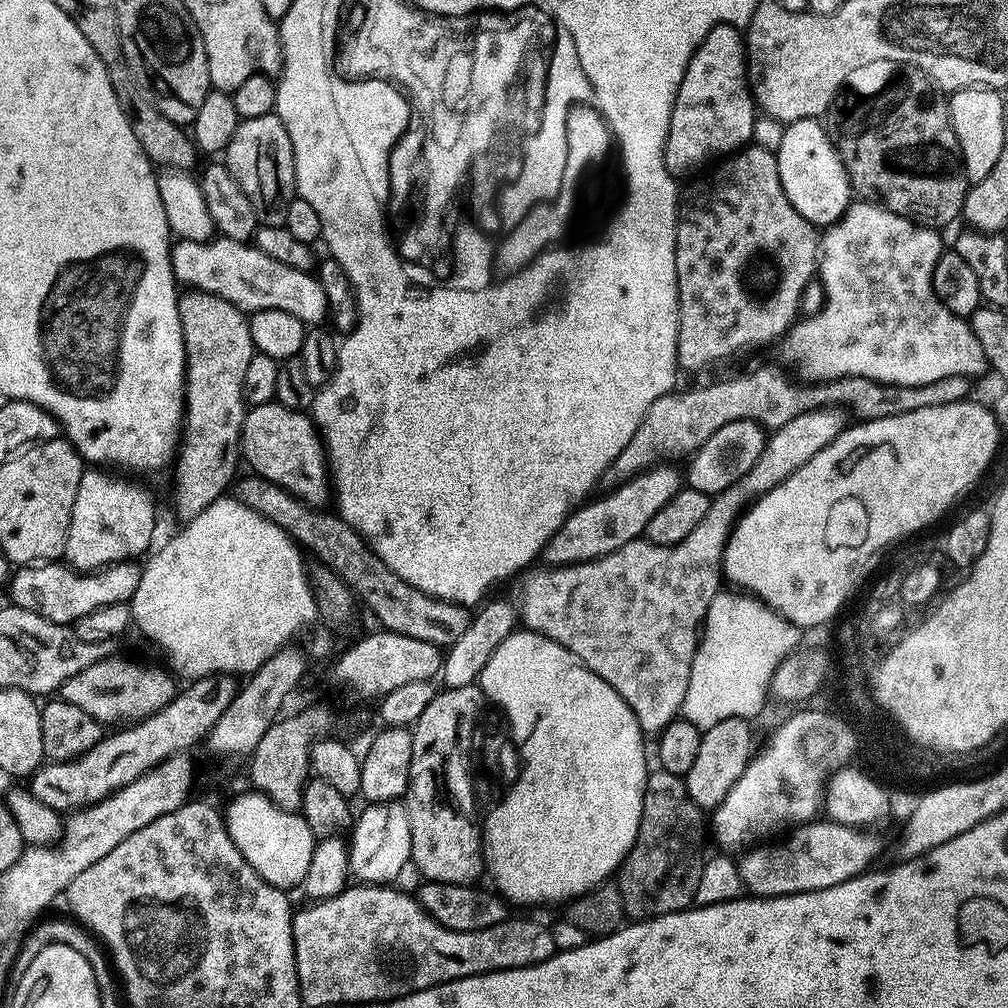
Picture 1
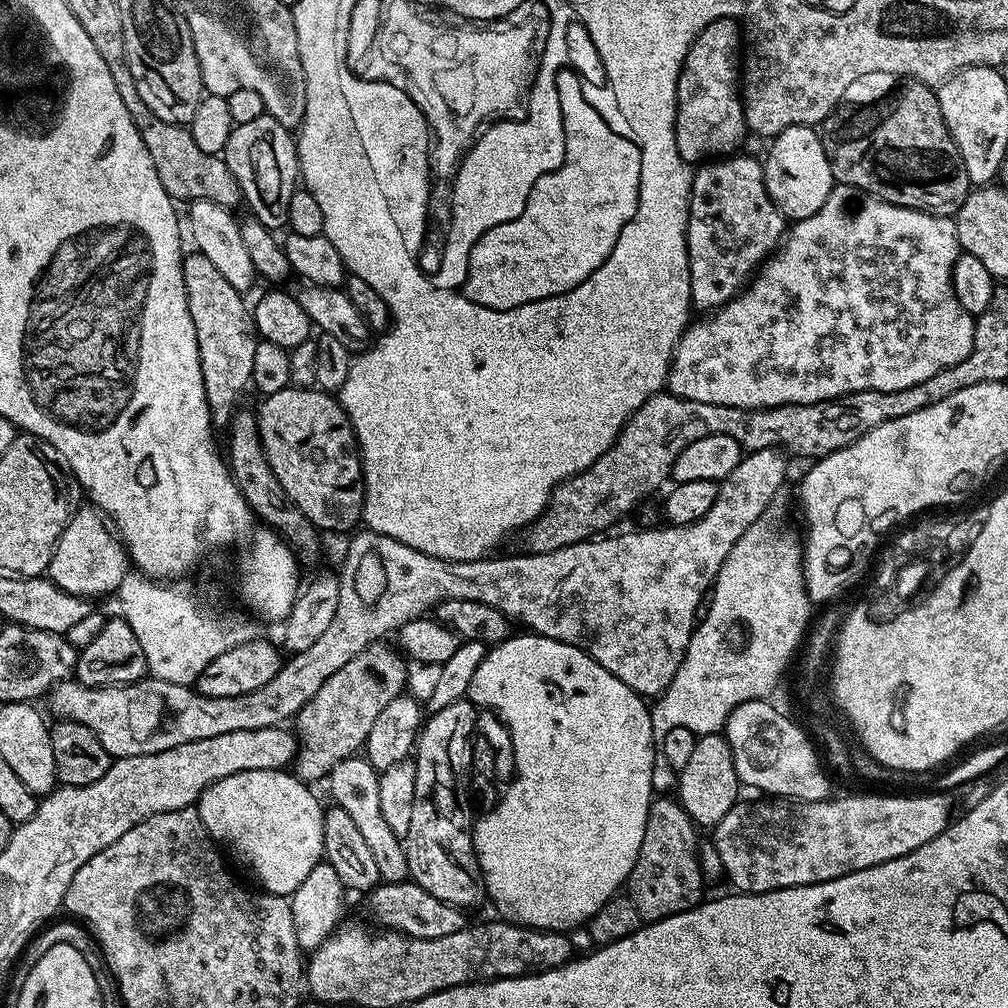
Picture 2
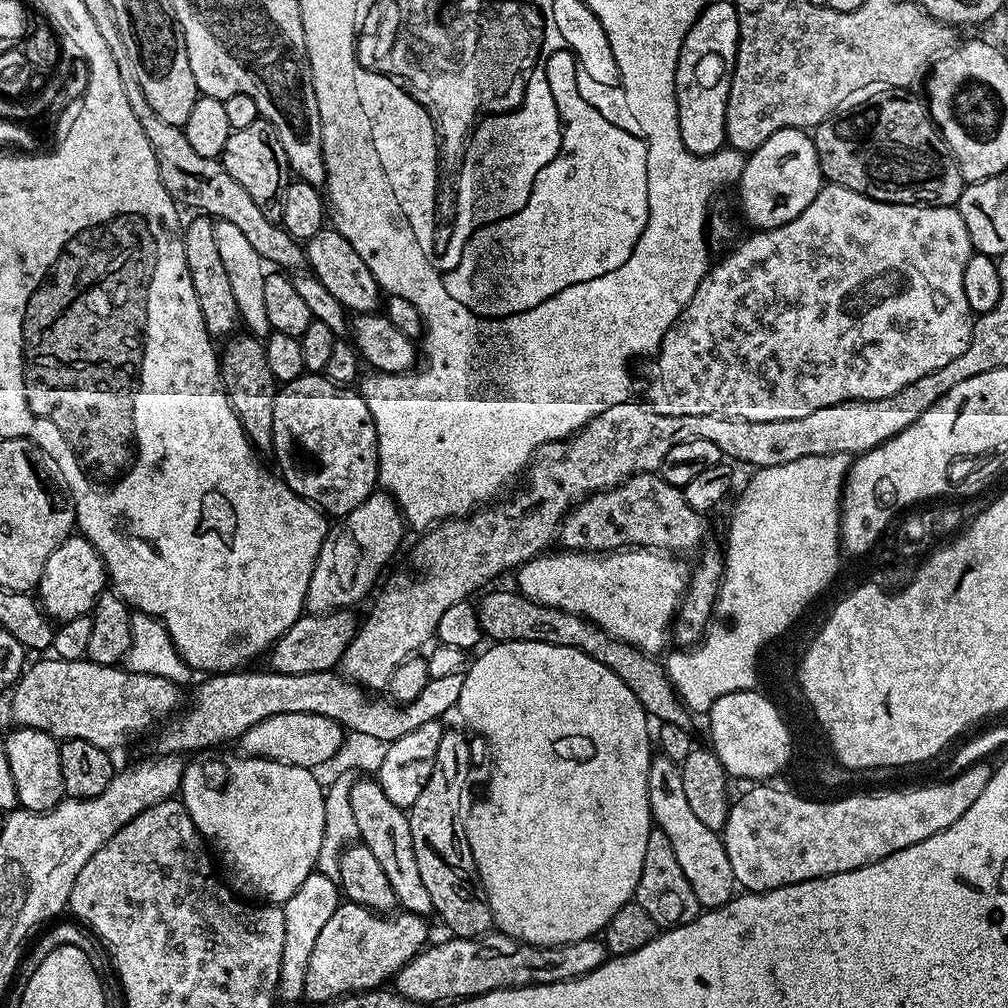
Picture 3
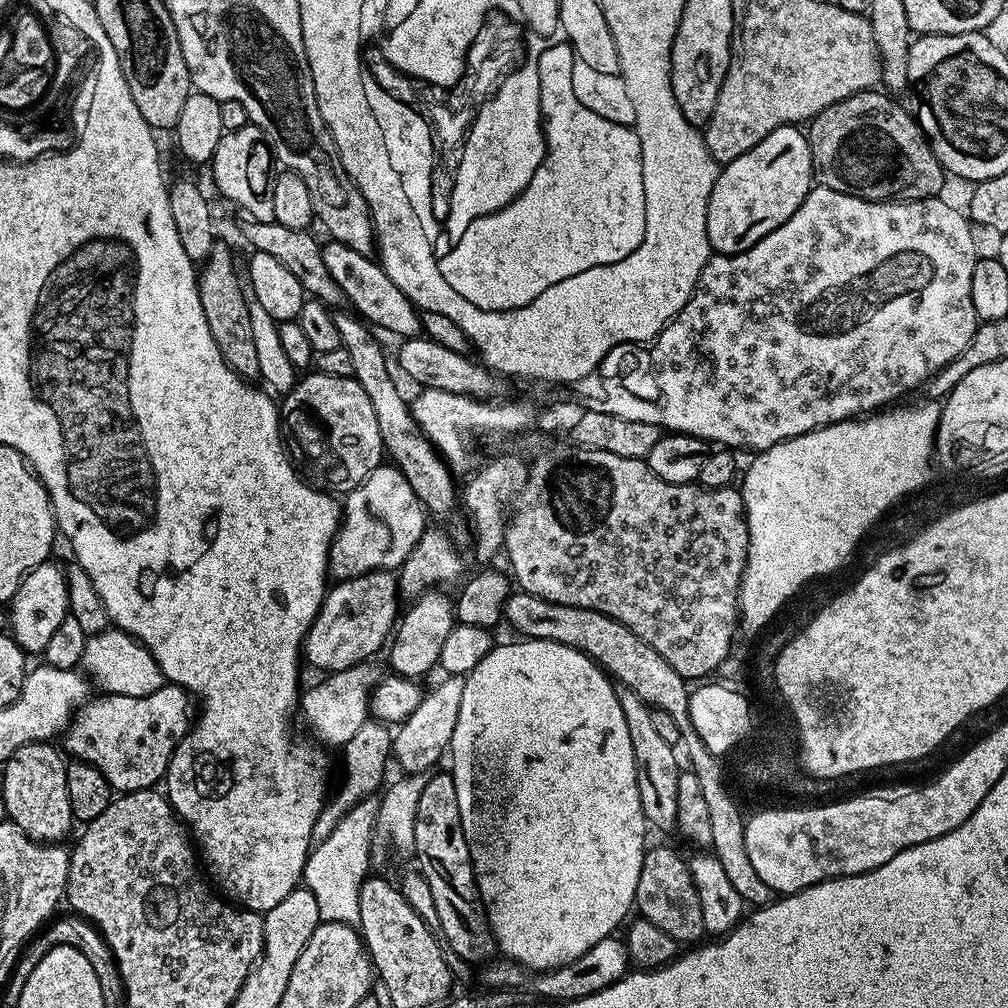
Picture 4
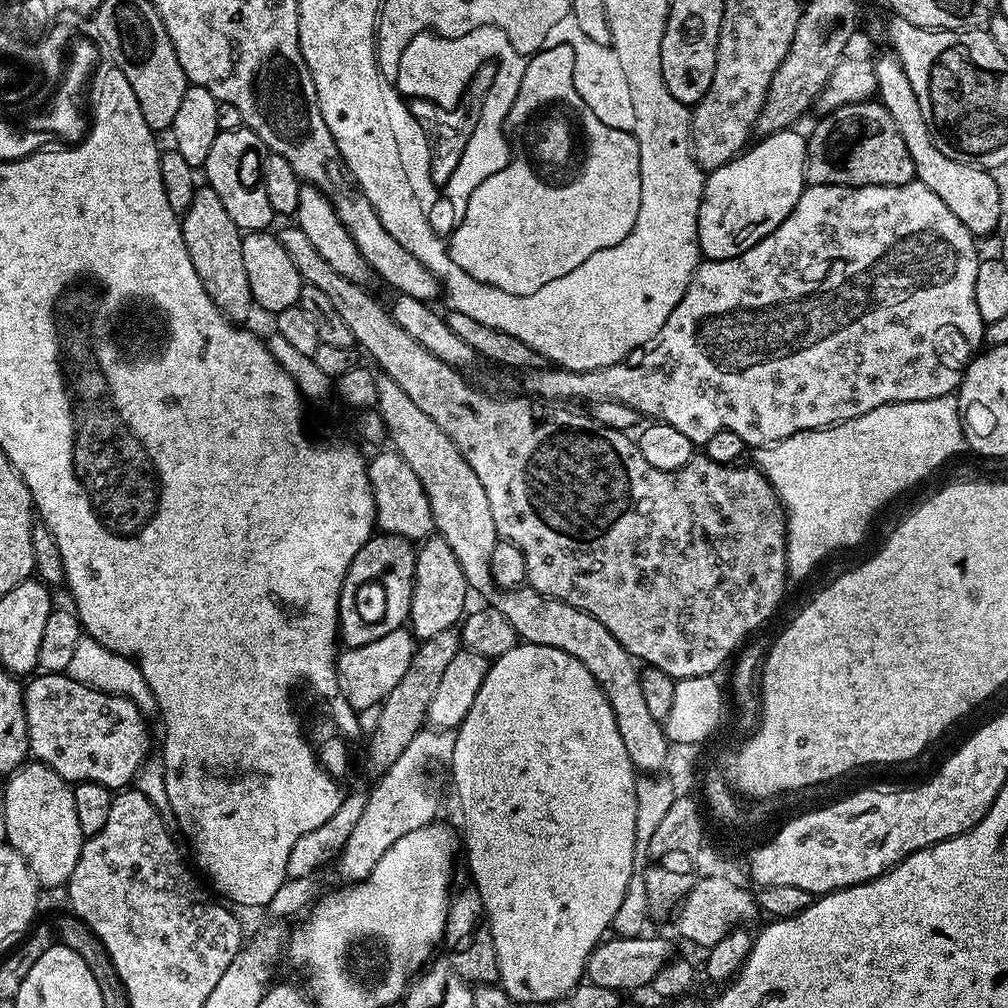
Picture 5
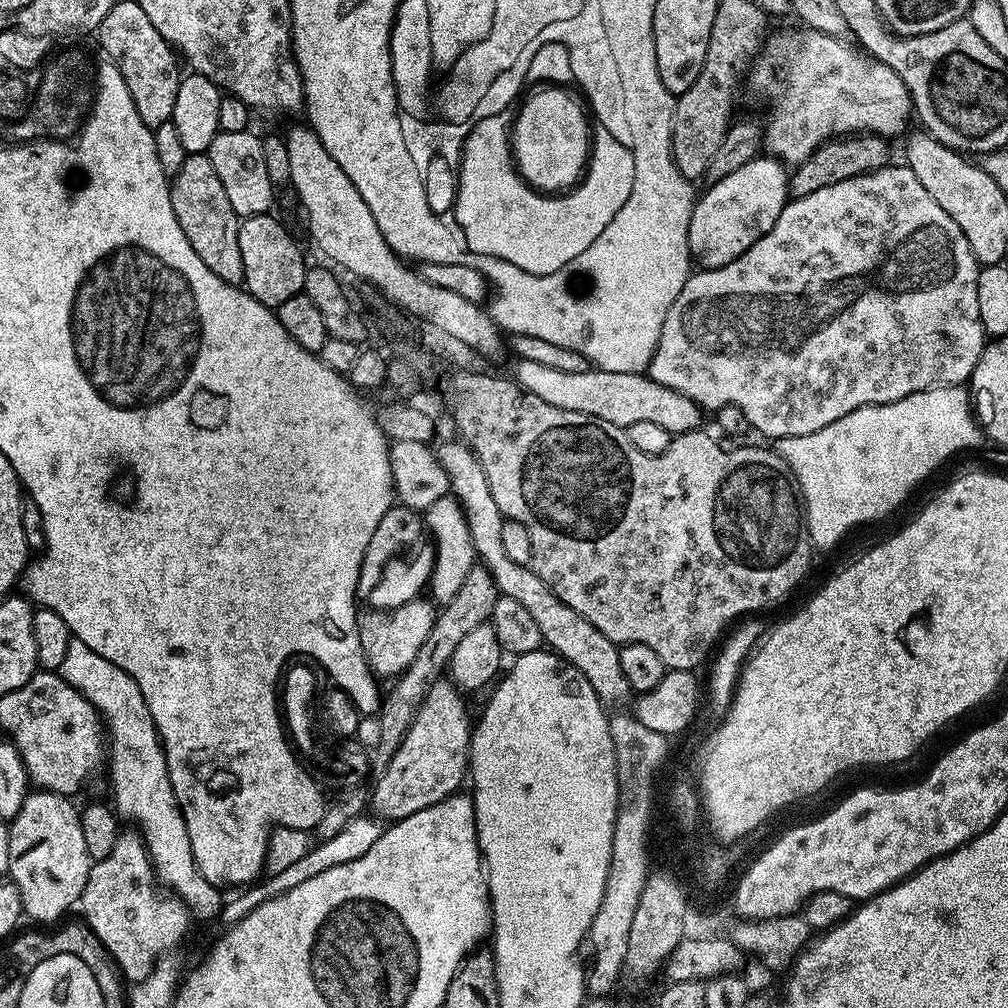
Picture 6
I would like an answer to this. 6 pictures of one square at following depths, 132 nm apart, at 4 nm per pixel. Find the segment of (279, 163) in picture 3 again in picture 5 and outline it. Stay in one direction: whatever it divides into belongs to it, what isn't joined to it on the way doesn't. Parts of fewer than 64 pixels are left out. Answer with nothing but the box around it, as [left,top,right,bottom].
[202,127,274,233]

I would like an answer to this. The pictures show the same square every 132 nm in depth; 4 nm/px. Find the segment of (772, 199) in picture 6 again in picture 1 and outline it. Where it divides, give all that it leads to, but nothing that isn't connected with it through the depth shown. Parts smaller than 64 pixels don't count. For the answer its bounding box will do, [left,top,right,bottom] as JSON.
[775,119,854,226]

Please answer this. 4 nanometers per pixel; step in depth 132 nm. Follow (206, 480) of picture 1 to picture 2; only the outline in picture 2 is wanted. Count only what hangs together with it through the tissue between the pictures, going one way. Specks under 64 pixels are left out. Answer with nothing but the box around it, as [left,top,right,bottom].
[182,250,256,425]

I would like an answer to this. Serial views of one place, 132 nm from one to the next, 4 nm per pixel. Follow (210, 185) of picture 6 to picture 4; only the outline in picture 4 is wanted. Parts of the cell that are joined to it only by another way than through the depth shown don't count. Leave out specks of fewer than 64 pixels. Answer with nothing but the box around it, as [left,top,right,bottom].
[198,242,260,382]

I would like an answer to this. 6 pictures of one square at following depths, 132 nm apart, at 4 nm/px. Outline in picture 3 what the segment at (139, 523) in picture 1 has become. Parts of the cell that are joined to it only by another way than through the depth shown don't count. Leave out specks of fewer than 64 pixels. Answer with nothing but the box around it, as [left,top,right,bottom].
[38,534,106,622]

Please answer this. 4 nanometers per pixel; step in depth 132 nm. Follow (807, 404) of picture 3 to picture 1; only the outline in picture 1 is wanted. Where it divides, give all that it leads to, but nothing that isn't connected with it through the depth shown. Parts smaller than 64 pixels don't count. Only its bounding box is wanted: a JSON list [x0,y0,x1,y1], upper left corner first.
[779,198,989,386]

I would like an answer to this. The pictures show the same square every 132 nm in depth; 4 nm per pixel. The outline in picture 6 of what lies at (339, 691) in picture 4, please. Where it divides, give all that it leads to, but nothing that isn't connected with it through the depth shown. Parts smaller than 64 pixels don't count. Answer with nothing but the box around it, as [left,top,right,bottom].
[359,598,437,678]

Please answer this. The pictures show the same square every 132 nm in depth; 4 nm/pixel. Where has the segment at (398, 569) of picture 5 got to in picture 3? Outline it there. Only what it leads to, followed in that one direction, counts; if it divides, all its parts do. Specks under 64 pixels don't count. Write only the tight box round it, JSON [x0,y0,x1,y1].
[270,610,358,674]

